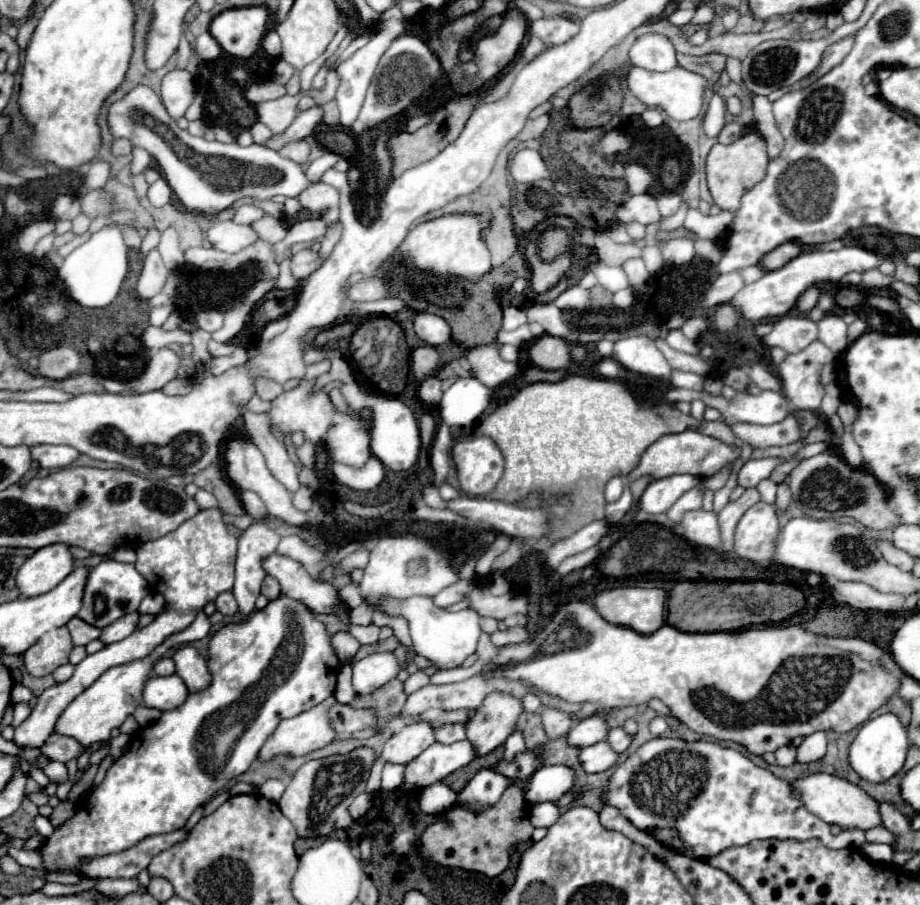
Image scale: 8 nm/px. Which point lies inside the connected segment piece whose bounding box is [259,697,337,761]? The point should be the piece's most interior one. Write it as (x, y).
(312, 730)

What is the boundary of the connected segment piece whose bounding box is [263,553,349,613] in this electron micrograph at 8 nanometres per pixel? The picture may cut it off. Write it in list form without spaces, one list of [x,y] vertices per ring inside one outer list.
[[[275,553],[265,559],[263,567],[281,583],[283,595],[303,601],[313,613],[333,613],[337,603],[341,603],[345,613],[349,613],[349,607],[339,599],[339,591],[325,581],[315,581],[301,563]]]

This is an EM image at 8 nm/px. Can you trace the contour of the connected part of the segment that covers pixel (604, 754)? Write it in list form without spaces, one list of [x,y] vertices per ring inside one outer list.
[[[601,741],[601,743],[595,743],[595,745],[583,747],[579,761],[581,761],[581,765],[587,773],[599,773],[599,771],[611,769],[613,765],[617,765],[619,753],[613,751],[607,741]]]

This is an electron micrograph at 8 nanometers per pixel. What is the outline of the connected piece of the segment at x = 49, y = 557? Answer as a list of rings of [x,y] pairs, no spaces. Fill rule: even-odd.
[[[55,543],[41,547],[31,555],[17,573],[17,587],[21,597],[35,597],[51,591],[61,579],[73,571],[71,547],[65,543]]]

